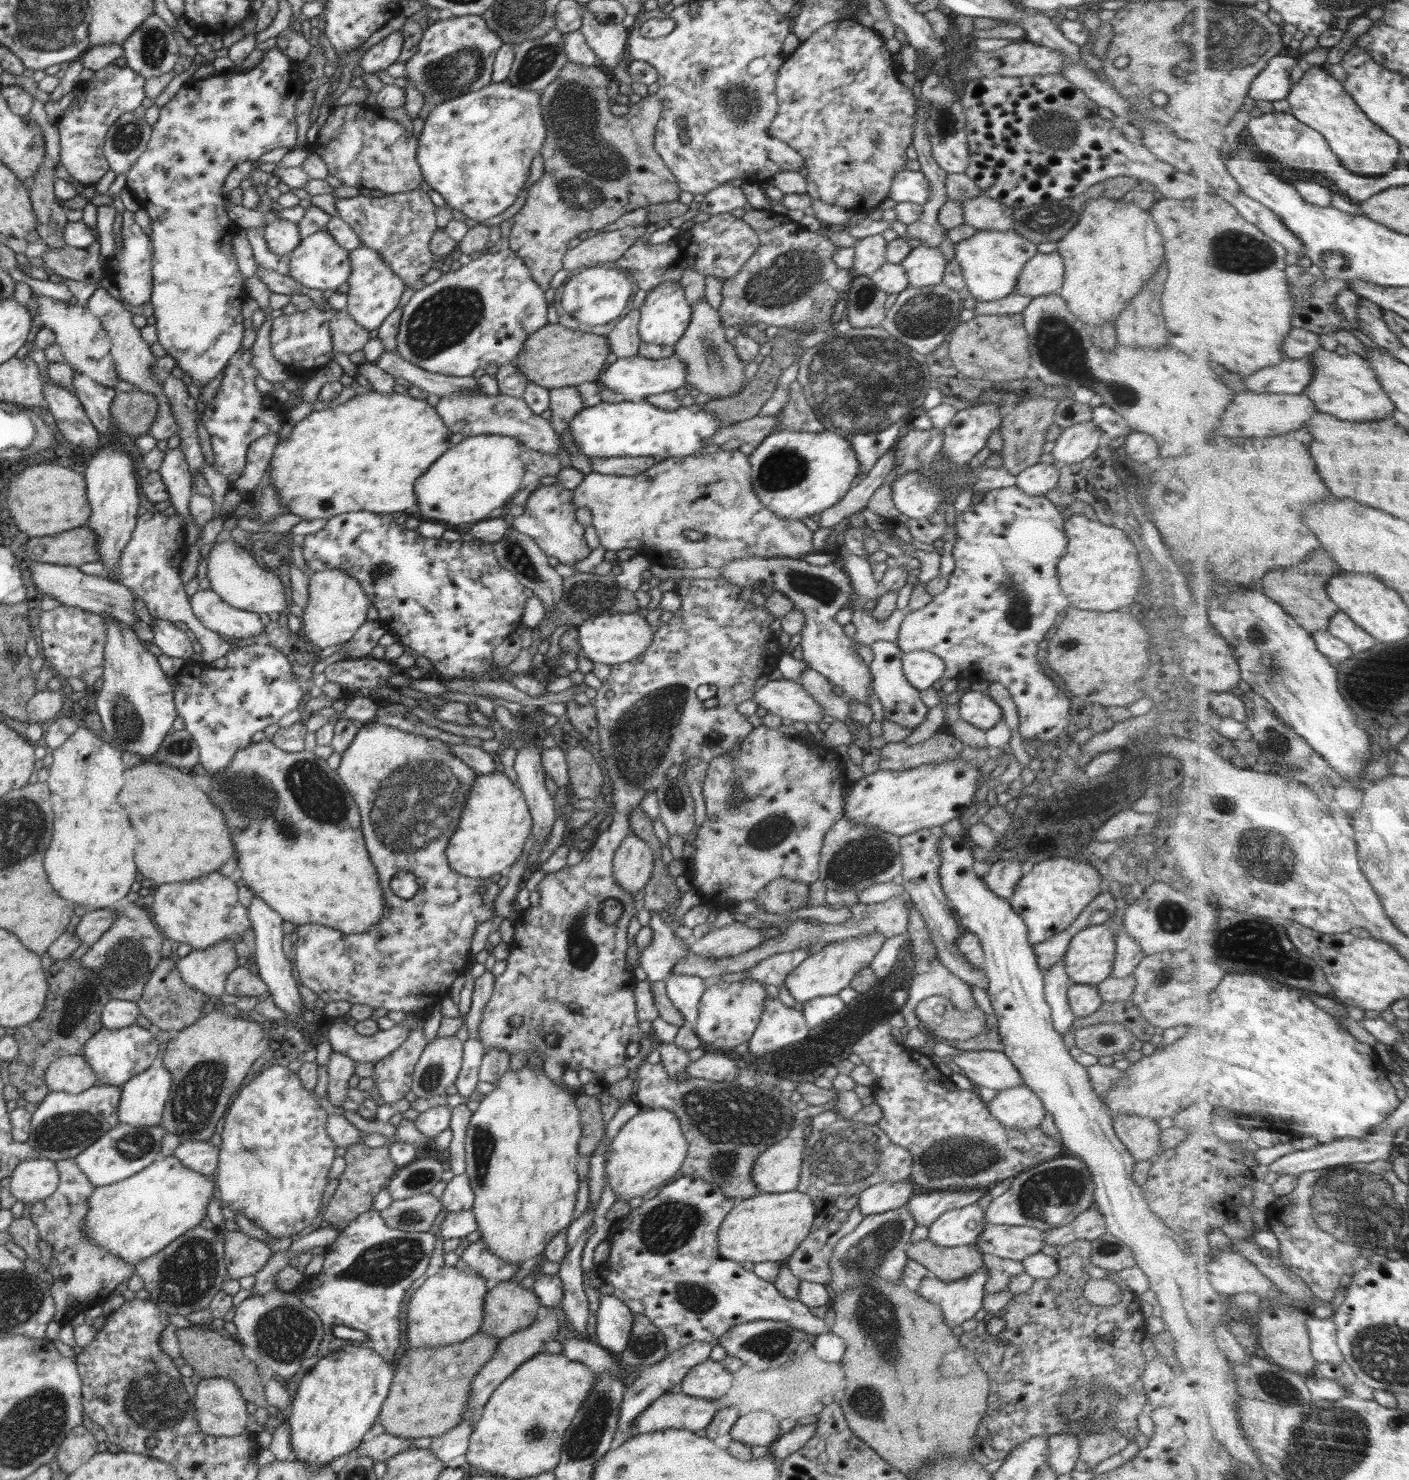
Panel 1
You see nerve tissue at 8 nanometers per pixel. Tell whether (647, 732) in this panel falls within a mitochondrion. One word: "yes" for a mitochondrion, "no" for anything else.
yes

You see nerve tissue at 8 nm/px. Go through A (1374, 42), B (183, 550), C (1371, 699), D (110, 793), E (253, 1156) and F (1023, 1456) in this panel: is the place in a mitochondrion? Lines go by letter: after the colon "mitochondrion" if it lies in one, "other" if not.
A: other
B: other
C: mitochondrion
D: other
E: mitochondrion
F: other

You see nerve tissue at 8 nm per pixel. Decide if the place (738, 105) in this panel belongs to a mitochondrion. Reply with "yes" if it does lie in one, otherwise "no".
yes

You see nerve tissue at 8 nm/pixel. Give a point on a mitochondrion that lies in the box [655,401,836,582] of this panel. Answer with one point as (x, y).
(785, 466)

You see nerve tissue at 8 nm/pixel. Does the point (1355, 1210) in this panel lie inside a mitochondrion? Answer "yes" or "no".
yes

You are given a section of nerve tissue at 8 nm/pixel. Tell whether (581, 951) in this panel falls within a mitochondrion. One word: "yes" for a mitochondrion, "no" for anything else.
yes

